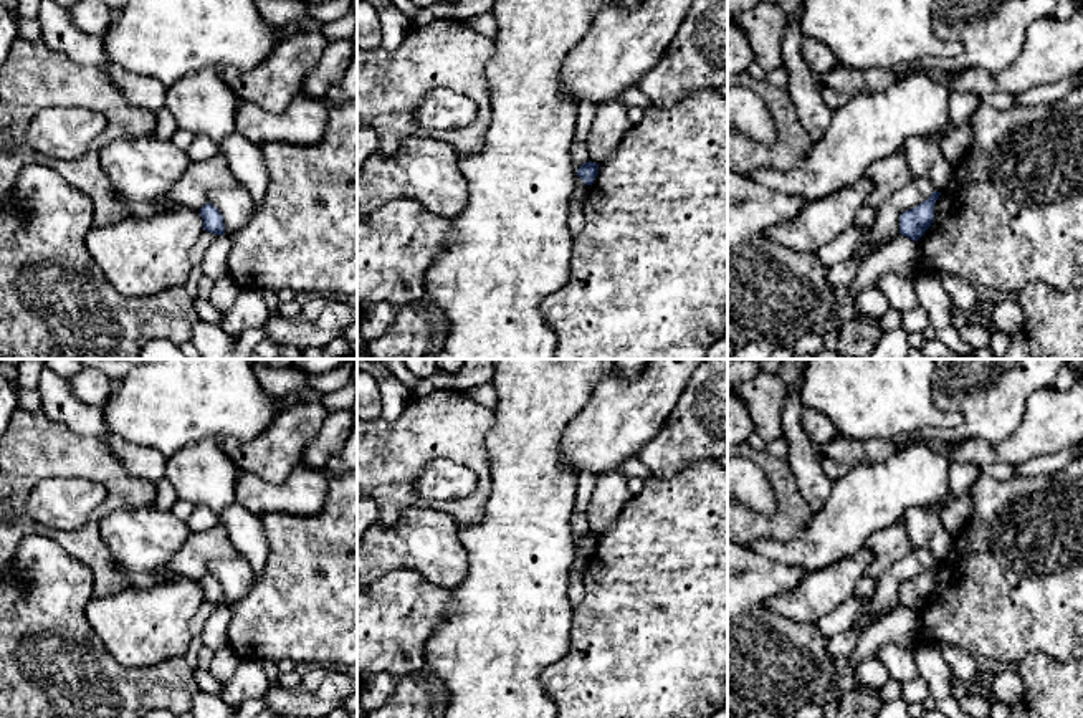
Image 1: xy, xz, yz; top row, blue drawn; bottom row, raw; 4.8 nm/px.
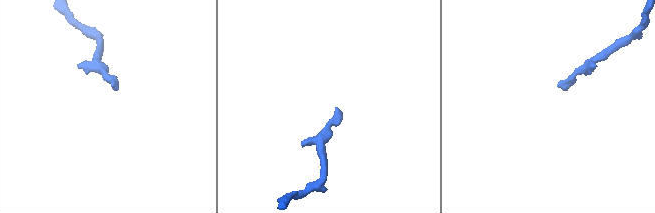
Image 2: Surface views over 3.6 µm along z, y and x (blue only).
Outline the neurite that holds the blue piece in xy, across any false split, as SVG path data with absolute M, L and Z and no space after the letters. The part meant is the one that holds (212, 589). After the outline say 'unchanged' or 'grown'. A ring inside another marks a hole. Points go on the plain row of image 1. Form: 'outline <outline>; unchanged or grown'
outline M208 572L200 579L200 586L203 591L203 601L215 606L225 606L223 587L217 577Z; unchanged

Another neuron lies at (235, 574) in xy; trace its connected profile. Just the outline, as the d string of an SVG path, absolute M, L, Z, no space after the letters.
M245 558L215 559L207 567L220 581L227 607L245 597L256 579Z

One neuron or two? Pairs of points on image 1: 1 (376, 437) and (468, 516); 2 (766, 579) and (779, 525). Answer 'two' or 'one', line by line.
1: one
2: two

